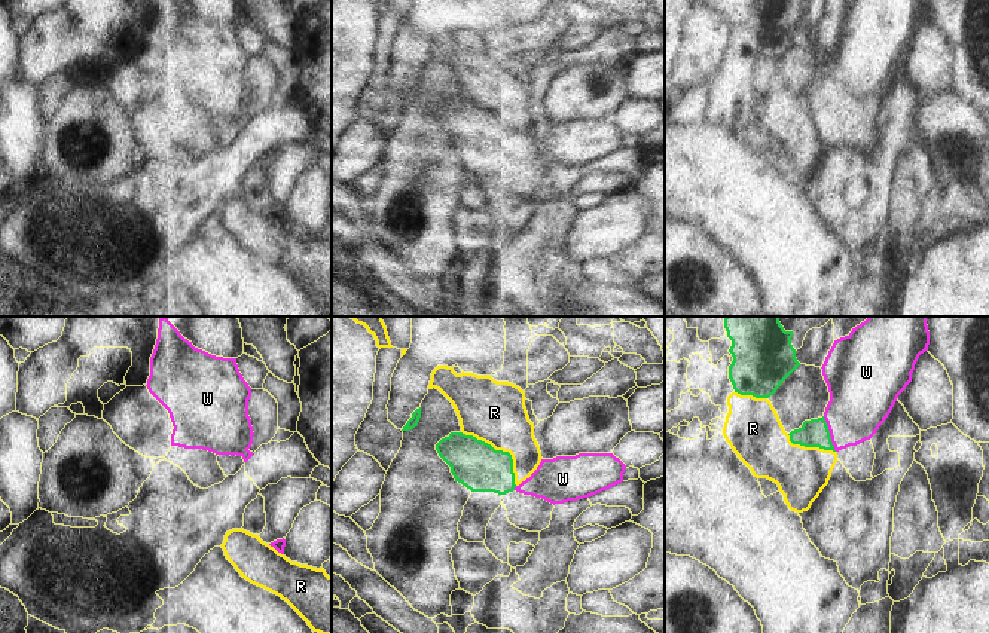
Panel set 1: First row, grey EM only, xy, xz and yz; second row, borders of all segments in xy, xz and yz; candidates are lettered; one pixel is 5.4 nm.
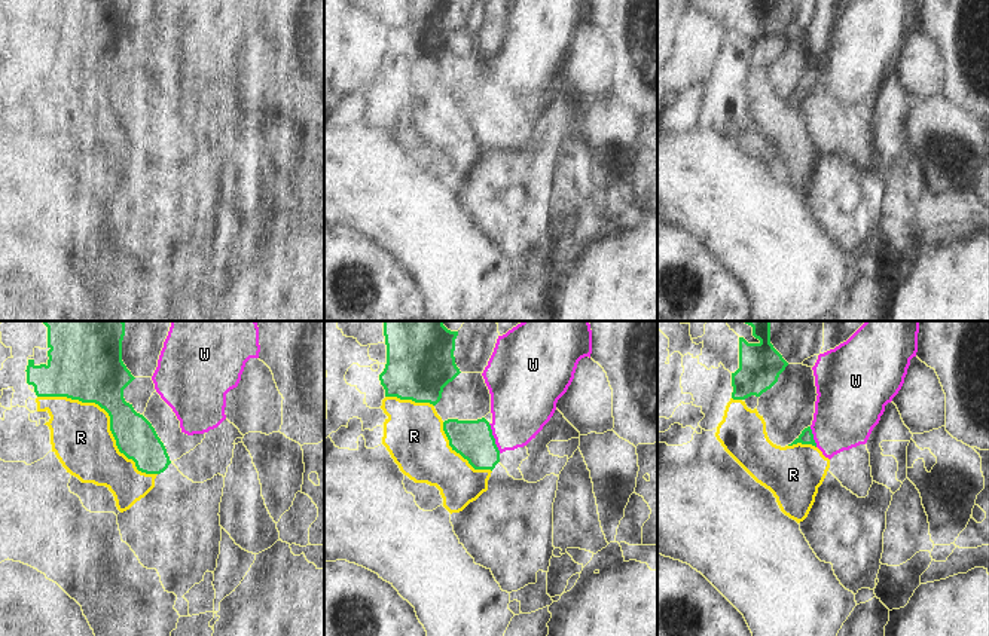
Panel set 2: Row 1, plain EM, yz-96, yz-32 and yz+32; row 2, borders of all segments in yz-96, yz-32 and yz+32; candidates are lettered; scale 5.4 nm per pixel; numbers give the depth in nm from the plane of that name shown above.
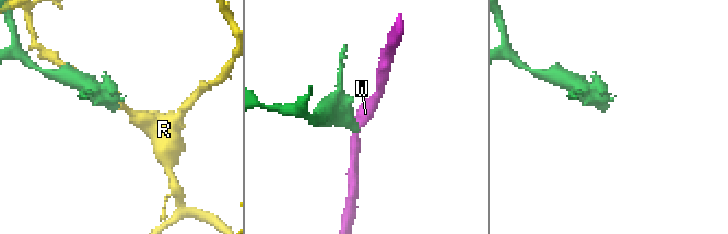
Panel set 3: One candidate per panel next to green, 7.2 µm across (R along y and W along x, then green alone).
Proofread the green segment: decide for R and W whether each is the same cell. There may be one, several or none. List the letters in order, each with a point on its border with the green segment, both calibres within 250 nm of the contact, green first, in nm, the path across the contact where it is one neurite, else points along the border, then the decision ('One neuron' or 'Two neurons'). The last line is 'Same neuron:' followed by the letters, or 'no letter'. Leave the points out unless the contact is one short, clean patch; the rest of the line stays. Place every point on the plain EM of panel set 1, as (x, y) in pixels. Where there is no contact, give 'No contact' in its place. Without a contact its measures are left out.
R: Touches green at xz (501, 118). Thickness 260 nm (green) against 340 nm. Two neurons
W: Touches green at yz (829, 101). Thickness 150 nm (green) against 340 nm. Two neurons
Same neuron: no letter.

